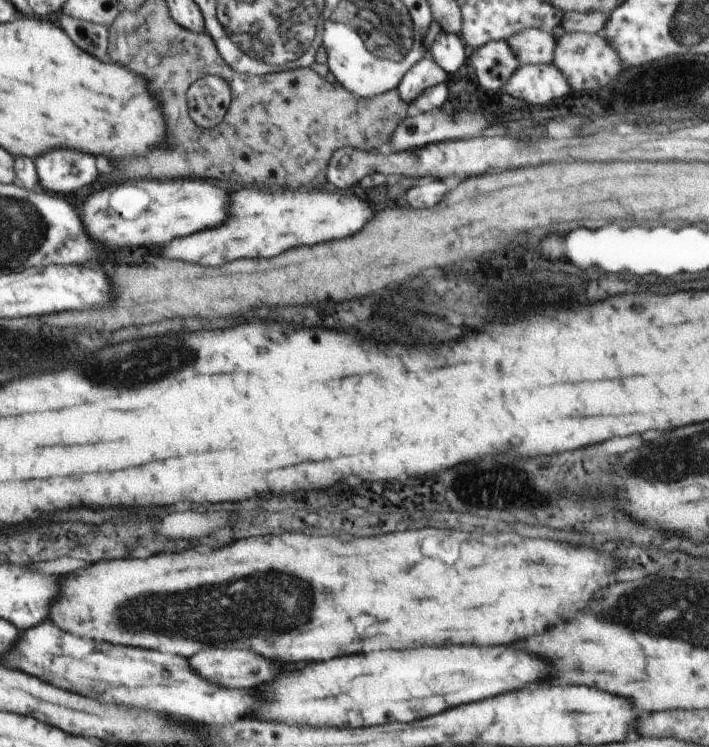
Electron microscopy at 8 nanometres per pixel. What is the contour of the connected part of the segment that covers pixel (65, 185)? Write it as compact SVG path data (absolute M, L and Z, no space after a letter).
M52 150L52 154L44 154L44 158L36 158L36 170L39 170L40 184L42 190L63 196L64 194L74 194L86 186L90 186L98 178L98 168L96 168L96 158L74 152L74 150Z

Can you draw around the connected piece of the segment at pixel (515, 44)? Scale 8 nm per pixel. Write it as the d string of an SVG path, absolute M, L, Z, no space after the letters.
M526 28L526 30L510 36L507 42L514 50L516 58L520 58L520 65L528 65L551 64L554 60L556 41L553 32Z

